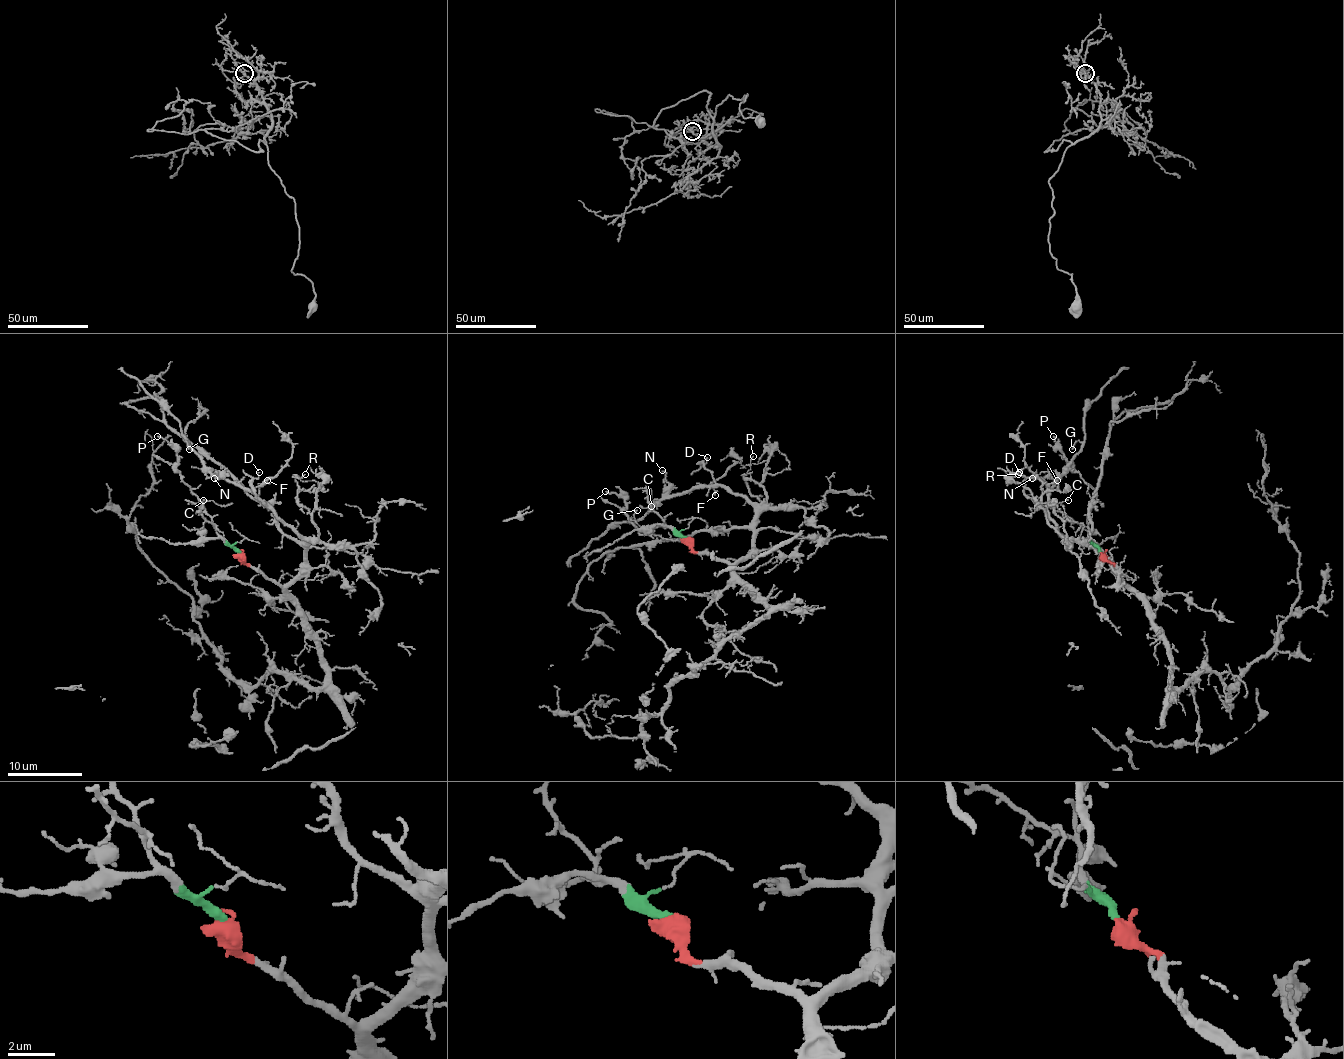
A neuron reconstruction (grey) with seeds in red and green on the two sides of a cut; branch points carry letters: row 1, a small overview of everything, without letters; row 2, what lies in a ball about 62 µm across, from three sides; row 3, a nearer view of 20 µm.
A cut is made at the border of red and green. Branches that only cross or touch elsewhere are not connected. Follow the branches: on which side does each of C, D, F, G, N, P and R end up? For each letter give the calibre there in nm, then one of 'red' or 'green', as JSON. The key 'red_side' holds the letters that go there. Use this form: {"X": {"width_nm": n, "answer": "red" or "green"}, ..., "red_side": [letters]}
{"C": {"width_nm": 110, "answer": "green"}, "D": {"width_nm": 110, "answer": "red"}, "F": {"width_nm": 150, "answer": "red"}, "G": {"width_nm": 130, "answer": "red"}, "N": {"width_nm": 150, "answer": "red"}, "P": {"width_nm": 120, "answer": "green"}, "R": {"width_nm": 100, "answer": "red"}, "red_side": ["D", "F", "G", "N", "R"]}

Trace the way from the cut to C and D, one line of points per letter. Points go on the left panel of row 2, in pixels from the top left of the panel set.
C: (239, 554), (202, 514), (200, 509), (204, 500)
D: (239, 554), (249, 565), (282, 585), (290, 581), (304, 563), (306, 541), (254, 492), (252, 481), (260, 472)

